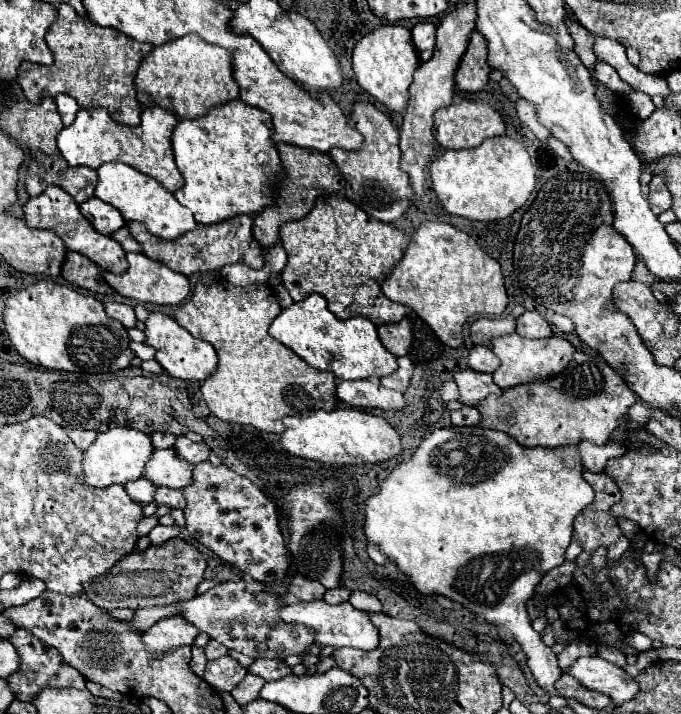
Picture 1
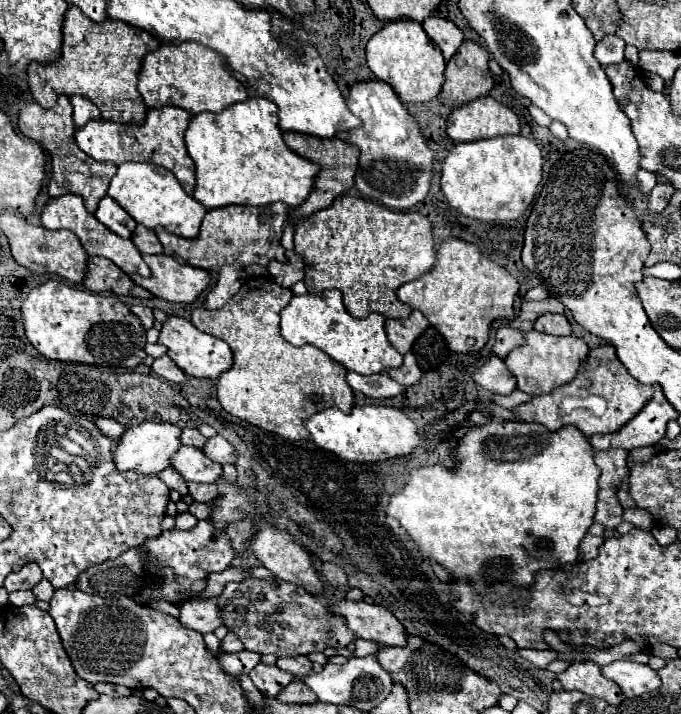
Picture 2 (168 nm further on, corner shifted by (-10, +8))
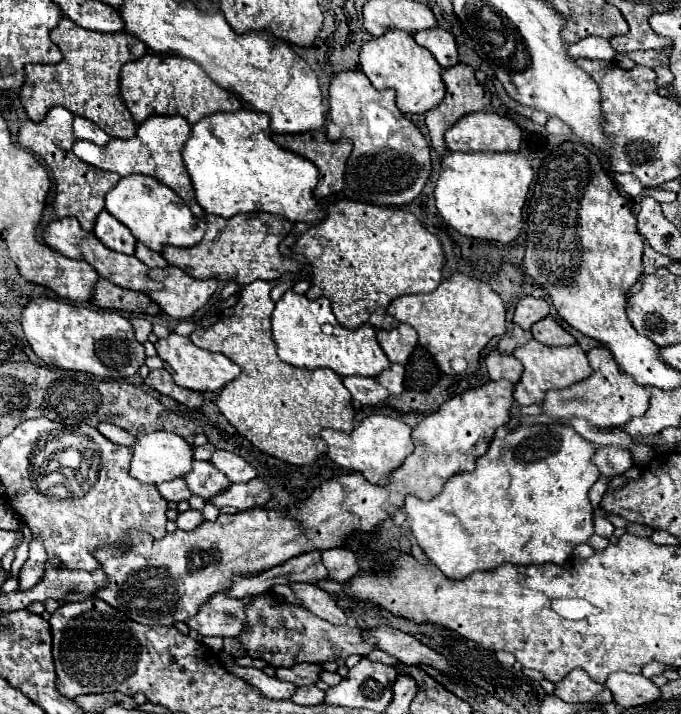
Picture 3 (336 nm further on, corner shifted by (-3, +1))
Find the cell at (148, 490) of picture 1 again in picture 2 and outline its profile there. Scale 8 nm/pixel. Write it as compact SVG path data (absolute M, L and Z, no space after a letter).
M167 468L167 470L163 470L163 472L159 472L157 474L171 490L177 490L181 496L187 496L189 494L189 488L187 488L187 482L183 480L183 476L177 472L177 470L173 470L173 468Z

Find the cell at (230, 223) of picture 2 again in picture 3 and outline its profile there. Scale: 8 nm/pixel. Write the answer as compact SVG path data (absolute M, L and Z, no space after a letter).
M244 213L234 215L230 219L222 219L216 215L206 215L204 219L204 237L194 247L162 247L162 257L168 265L182 269L184 273L198 279L220 279L220 281L236 281L240 285L248 285L256 279L274 281L288 271L300 271L300 265L292 259L284 259L278 253L278 243L288 235L292 223L284 217L276 217L272 213Z

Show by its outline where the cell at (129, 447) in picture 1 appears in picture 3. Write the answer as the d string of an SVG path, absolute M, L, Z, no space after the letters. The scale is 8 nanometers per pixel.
M154 431L144 433L136 439L132 447L132 461L130 461L130 477L138 479L140 483L164 483L176 477L182 477L192 463L192 449L190 445L176 433L168 431Z

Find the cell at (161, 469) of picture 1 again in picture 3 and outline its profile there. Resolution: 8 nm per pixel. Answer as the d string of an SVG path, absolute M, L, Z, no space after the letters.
M192 461L192 471L184 475L184 481L192 495L200 495L204 499L210 499L230 485L226 475L220 475L220 471L216 471L208 461Z

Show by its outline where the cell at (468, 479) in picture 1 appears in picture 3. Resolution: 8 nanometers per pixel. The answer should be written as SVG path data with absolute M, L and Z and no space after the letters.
M548 423L548 425L522 425L514 431L510 431L504 439L494 437L488 445L488 451L476 459L476 469L464 475L454 475L446 485L444 491L440 495L436 495L430 501L422 501L414 495L408 495L404 501L402 511L406 513L406 517L410 519L410 529L412 535L416 537L418 545L422 547L422 551L426 553L426 557L430 559L430 563L434 563L444 575L448 575L448 579L466 579L468 575L472 575L474 571L492 571L504 563L514 563L514 565L544 565L544 563L556 563L556 565L564 565L568 561L568 557L572 555L574 547L578 543L586 543L588 537L594 533L594 525L592 525L592 505L588 499L588 491L590 487L598 481L600 473L598 467L592 463L592 455L594 455L594 445L590 441L586 441L584 437L580 437L572 427L568 425L560 425L560 423Z

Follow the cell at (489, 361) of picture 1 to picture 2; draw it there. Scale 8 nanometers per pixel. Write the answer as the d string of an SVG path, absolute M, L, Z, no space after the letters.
M503 326L497 336L495 336L495 346L493 346L493 352L499 356L499 358L505 358L513 348L517 348L519 344L523 344L523 330L519 328L511 328L511 326Z

